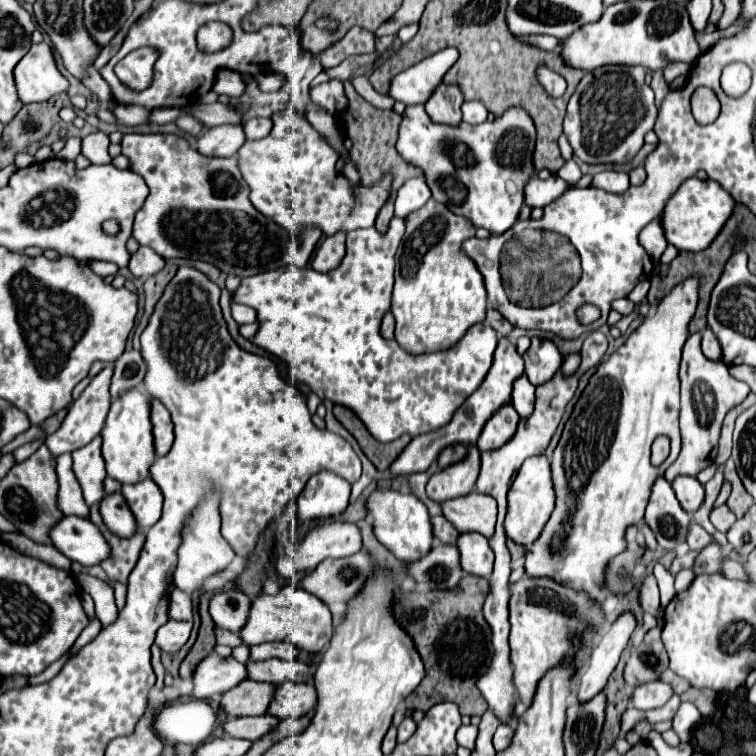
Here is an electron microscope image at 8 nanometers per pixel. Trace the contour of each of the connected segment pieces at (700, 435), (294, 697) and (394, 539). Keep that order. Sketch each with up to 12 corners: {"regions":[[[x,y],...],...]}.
{"regions":[[[702,335],[682,361],[682,451],[664,475],[696,477],[718,453],[726,413],[750,391],[708,361]],[[282,683],[268,709],[278,719],[312,715],[314,685]],[[374,491],[374,535],[400,561],[434,547],[426,505],[412,493]]]}

